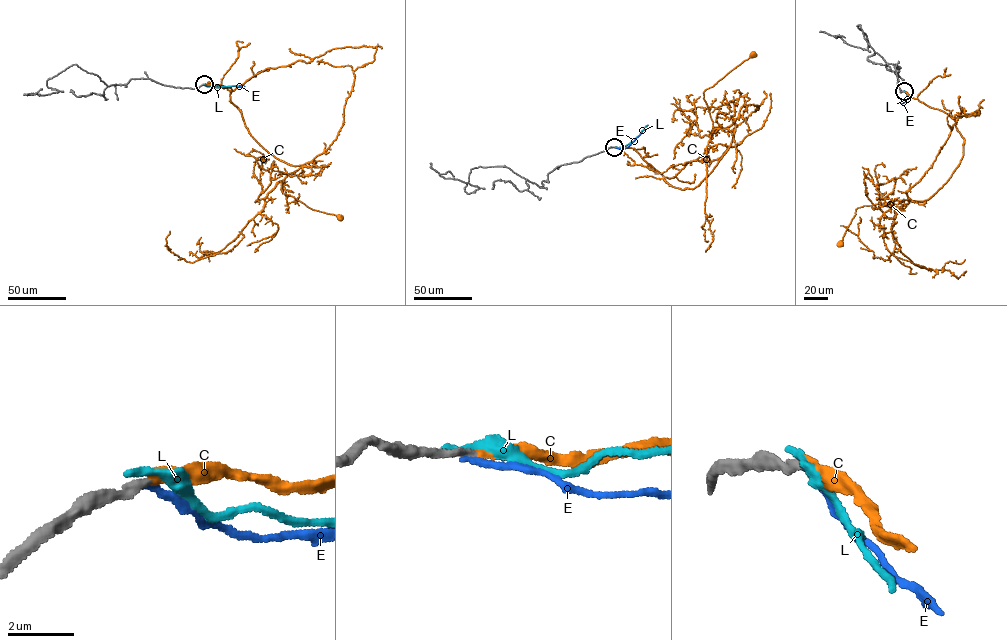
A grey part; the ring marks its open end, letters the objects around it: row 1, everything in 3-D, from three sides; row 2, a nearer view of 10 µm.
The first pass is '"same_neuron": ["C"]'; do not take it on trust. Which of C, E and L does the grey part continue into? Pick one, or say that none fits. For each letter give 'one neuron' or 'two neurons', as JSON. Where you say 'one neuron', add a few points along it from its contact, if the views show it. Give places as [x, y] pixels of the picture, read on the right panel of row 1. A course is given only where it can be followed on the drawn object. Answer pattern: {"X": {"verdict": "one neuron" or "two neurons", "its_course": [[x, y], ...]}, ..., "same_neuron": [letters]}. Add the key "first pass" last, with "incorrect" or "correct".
{"C": {"verdict": "one neuron", "its_course": [[904, 91], [953, 118], [964, 140], [963, 155], [927, 200], [857, 208], [840, 244]]}, "E": {"verdict": "two neurons"}, "L": {"verdict": "two neurons"}, "same_neuron": ["C"], "first pass": "correct"}

